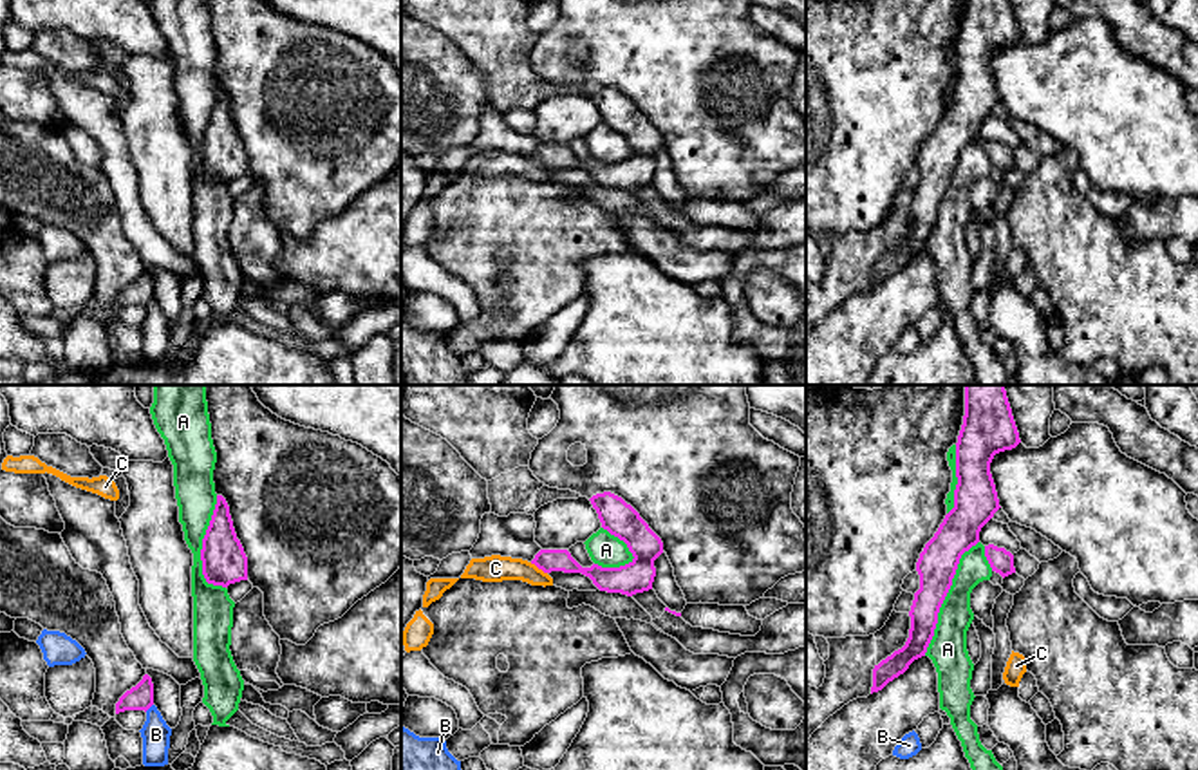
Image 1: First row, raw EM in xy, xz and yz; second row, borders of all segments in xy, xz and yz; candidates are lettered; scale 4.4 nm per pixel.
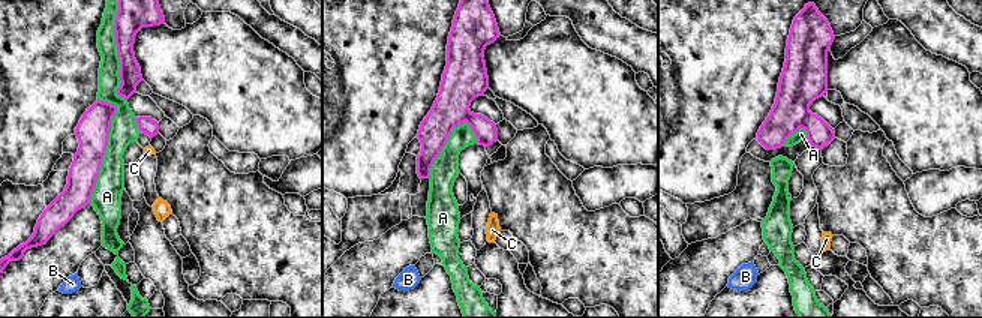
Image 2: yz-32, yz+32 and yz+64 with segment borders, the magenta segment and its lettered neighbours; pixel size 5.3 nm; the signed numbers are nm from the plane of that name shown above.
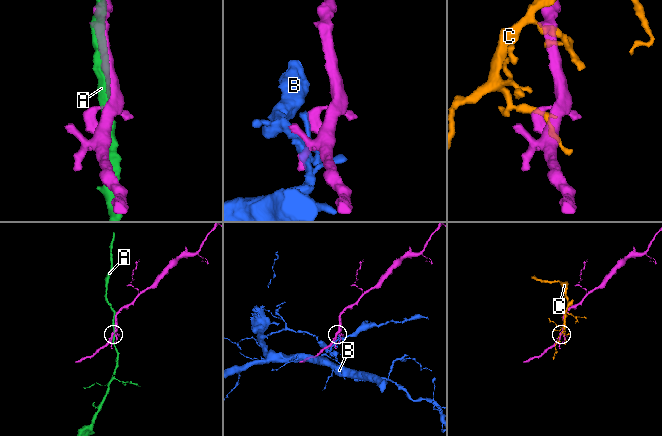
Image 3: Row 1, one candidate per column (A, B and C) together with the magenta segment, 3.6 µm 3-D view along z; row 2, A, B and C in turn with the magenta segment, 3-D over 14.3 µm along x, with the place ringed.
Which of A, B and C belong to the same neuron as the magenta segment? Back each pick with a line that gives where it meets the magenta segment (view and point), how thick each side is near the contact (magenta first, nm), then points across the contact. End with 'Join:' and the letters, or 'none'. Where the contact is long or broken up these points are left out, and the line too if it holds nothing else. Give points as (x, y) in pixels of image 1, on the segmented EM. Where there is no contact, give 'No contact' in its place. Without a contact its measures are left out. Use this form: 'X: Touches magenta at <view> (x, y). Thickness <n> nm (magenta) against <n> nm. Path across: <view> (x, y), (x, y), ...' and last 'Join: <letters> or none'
Join: none

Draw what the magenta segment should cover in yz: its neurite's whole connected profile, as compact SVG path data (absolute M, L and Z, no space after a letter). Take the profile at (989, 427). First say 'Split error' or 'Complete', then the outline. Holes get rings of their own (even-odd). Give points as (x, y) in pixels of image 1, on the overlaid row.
Complete. M965 385L965 416L956 443L954 508L920 553L920 589L909 611L909 638L902 649L875 665L871 694L925 656L961 555L979 542L981 528L1001 508L990 463L996 454L1019 443L1005 385Z

